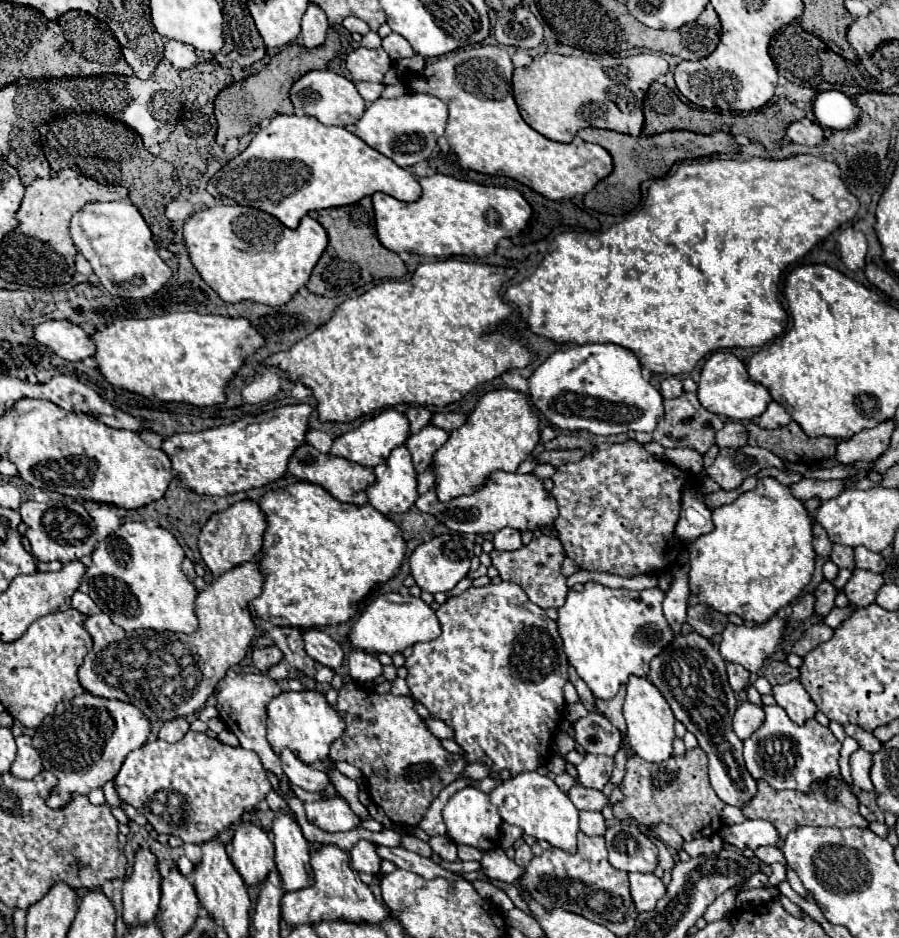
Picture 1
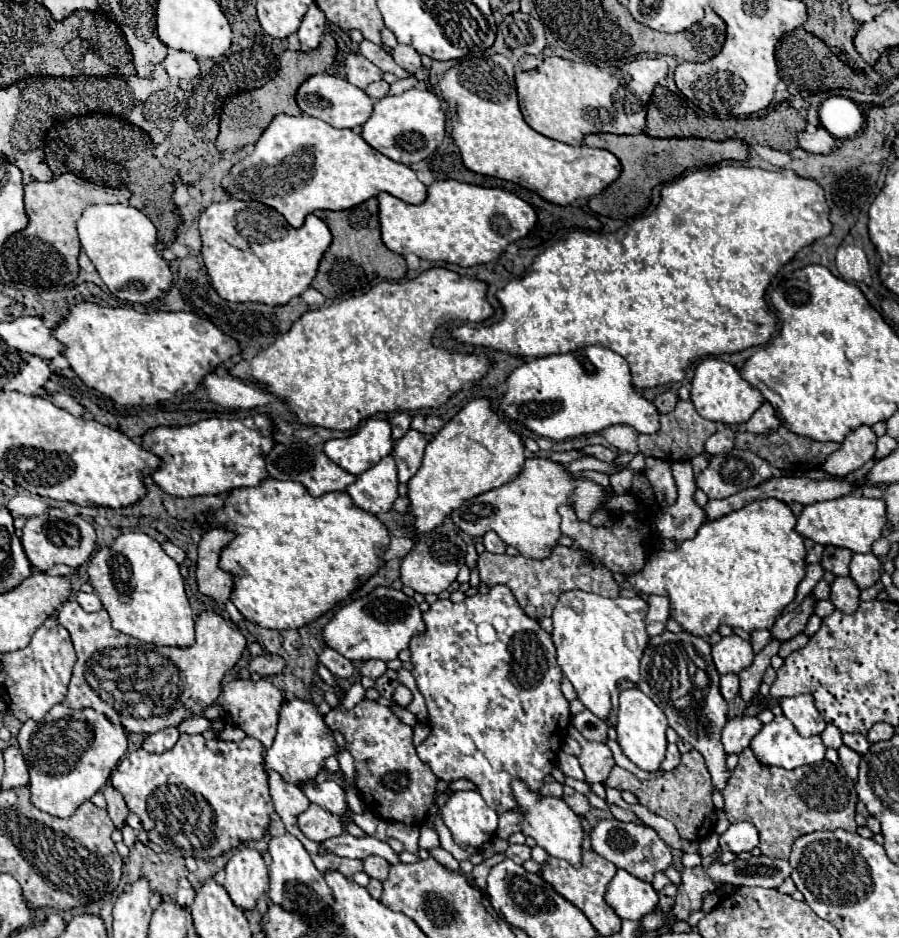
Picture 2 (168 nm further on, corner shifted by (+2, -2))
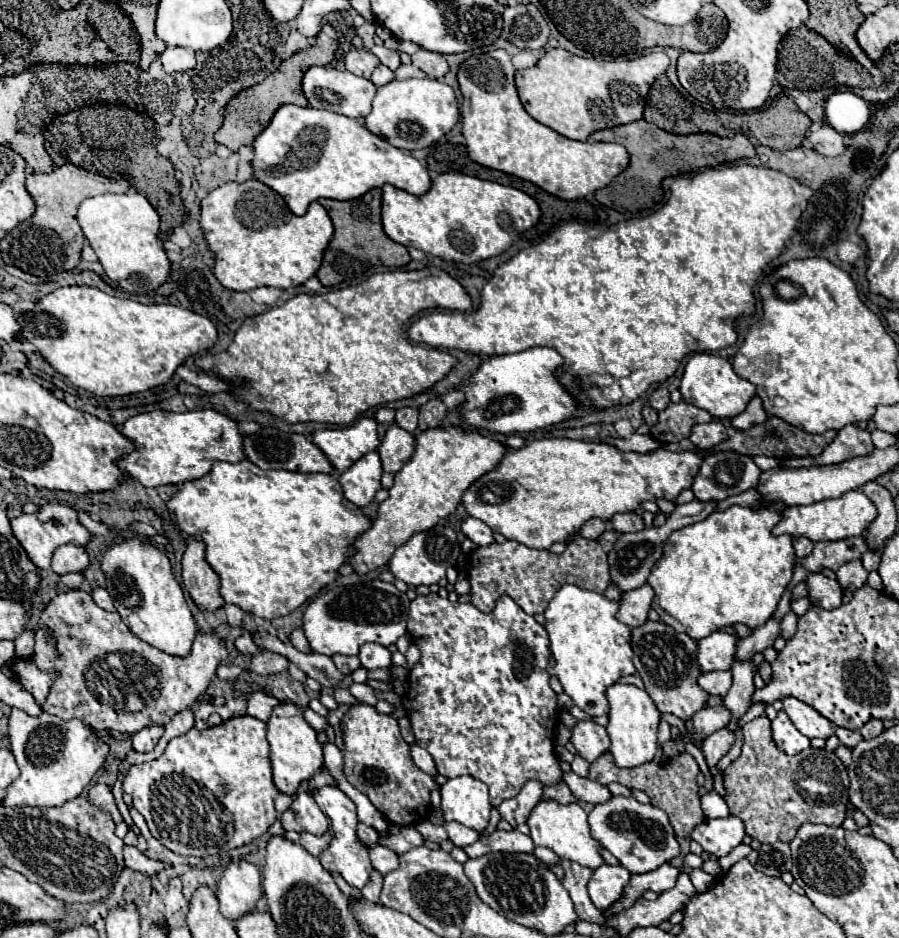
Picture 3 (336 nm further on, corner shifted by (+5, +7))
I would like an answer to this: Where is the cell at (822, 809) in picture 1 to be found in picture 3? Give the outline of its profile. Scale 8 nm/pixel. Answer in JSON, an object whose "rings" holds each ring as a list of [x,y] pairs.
{"rings":[[[766,715],[742,725],[742,741],[740,757],[724,771],[724,787],[730,813],[744,821],[750,837],[760,843],[790,843],[804,823],[842,825],[848,805],[848,775],[838,759],[832,759],[826,749],[812,747],[806,749],[806,757],[782,753],[772,739]]]}

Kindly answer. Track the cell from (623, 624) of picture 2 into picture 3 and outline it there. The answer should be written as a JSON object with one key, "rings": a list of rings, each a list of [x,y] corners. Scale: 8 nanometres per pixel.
{"rings":[[[562,585],[544,611],[544,627],[550,633],[550,651],[554,657],[548,673],[558,677],[564,693],[572,697],[574,705],[592,717],[608,713],[606,687],[636,671],[632,663],[630,627],[616,619],[616,611],[616,601],[576,585]]]}

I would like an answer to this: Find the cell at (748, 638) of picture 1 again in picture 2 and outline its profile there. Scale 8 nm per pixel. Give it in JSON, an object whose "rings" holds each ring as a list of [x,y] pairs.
{"rings":[[[737,634],[725,636],[725,638],[721,638],[721,642],[717,642],[713,646],[713,662],[719,670],[719,674],[727,674],[727,672],[739,674],[741,670],[745,670],[753,664],[753,658],[755,658],[755,652],[753,652],[751,644],[743,638],[739,638]]]}

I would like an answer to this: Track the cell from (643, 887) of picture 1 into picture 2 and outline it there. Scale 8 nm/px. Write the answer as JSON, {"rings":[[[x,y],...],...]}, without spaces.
{"rings":[[[617,870],[615,878],[609,884],[605,900],[615,908],[615,912],[621,918],[641,920],[645,914],[655,910],[659,894],[657,890],[653,890],[649,882],[641,882],[639,878],[633,878],[629,872]]]}

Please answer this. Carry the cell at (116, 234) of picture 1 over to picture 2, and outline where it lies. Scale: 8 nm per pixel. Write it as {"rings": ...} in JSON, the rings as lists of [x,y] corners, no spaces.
{"rings":[[[93,204],[77,220],[83,252],[97,268],[101,280],[113,296],[123,302],[151,302],[171,286],[169,264],[157,254],[157,230],[153,222],[133,206]]]}

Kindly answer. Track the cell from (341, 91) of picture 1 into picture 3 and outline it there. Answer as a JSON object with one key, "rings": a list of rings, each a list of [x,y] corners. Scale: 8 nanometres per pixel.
{"rings":[[[330,65],[326,67],[310,67],[304,75],[304,83],[302,83],[304,95],[310,101],[310,105],[314,109],[326,109],[326,111],[334,111],[346,117],[366,117],[370,113],[372,107],[372,99],[376,95],[376,85],[370,79],[358,77],[350,71],[340,71],[334,69]]]}

